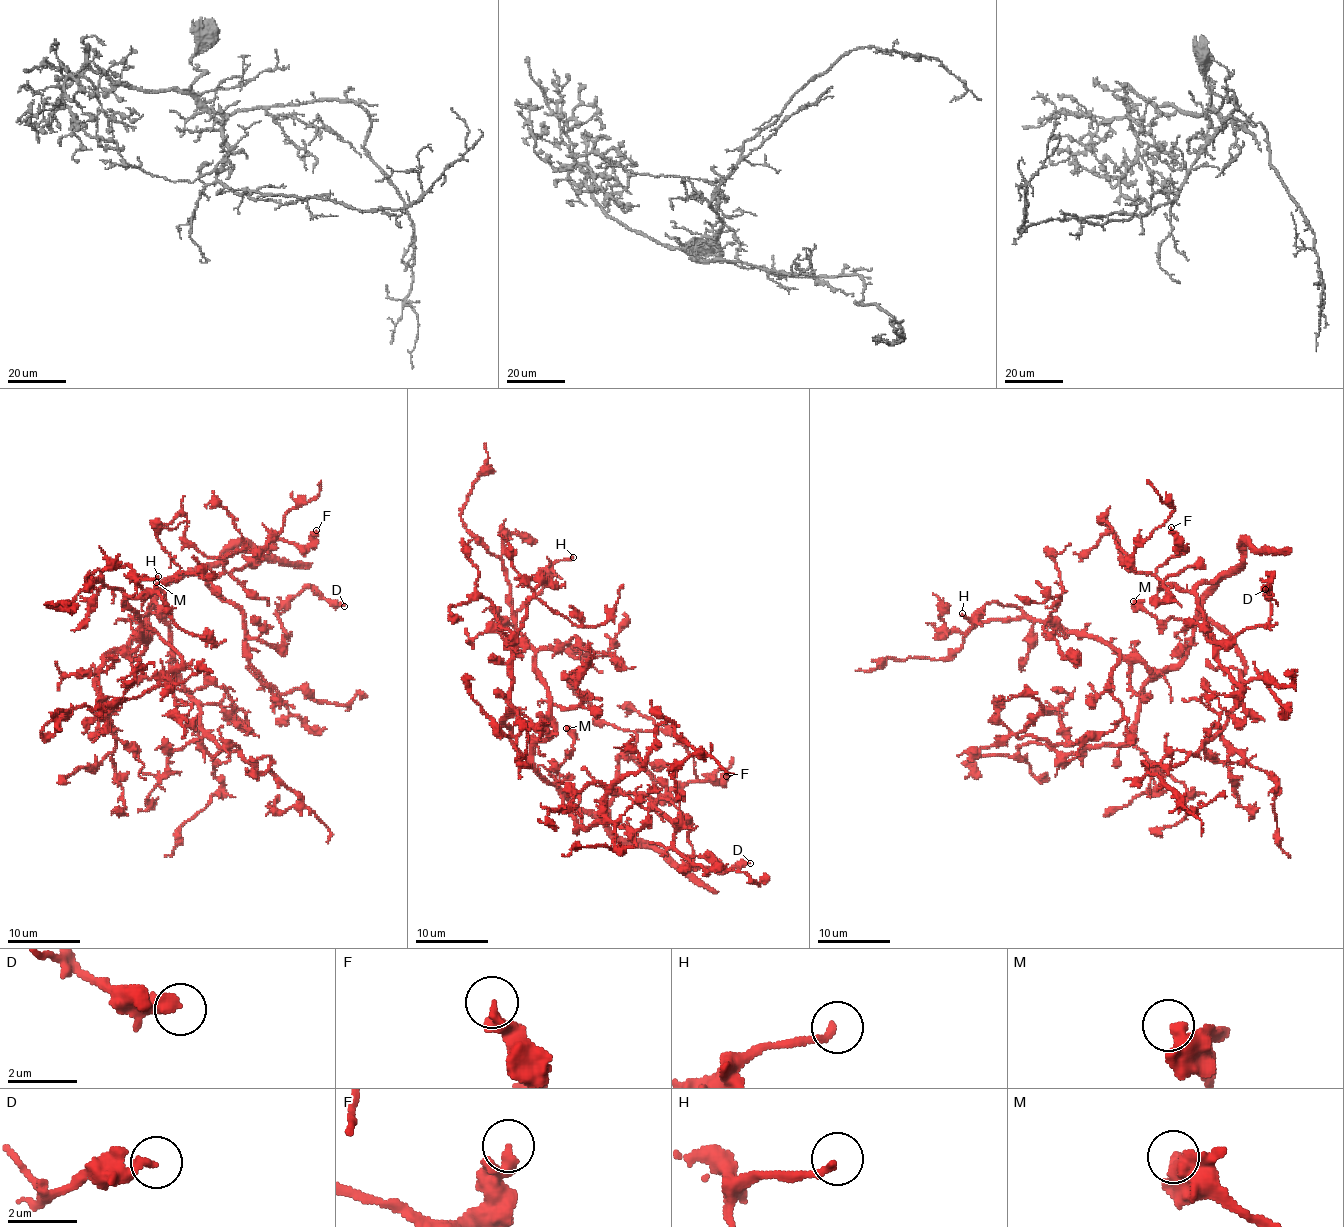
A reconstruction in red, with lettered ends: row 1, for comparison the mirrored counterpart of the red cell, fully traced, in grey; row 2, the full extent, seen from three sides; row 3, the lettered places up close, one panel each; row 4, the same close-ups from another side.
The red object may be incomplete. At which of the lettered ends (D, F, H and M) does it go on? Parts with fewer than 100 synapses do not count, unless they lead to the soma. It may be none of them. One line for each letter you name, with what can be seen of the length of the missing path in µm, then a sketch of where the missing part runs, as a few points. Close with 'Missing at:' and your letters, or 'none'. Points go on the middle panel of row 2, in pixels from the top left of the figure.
Missing at: none

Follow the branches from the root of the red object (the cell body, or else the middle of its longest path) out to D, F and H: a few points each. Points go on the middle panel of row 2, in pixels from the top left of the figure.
D: (552, 784), (594, 817), (605, 817), (617, 792), (667, 799), (688, 828), (692, 858), (682, 866), (750, 863)
F: (552, 784), (577, 809), (605, 817), (617, 762), (632, 754), (671, 789), (726, 776)
H: (552, 784), (533, 765), (533, 748), (553, 731), (552, 698), (515, 614), (542, 589), (555, 562), (573, 557)

